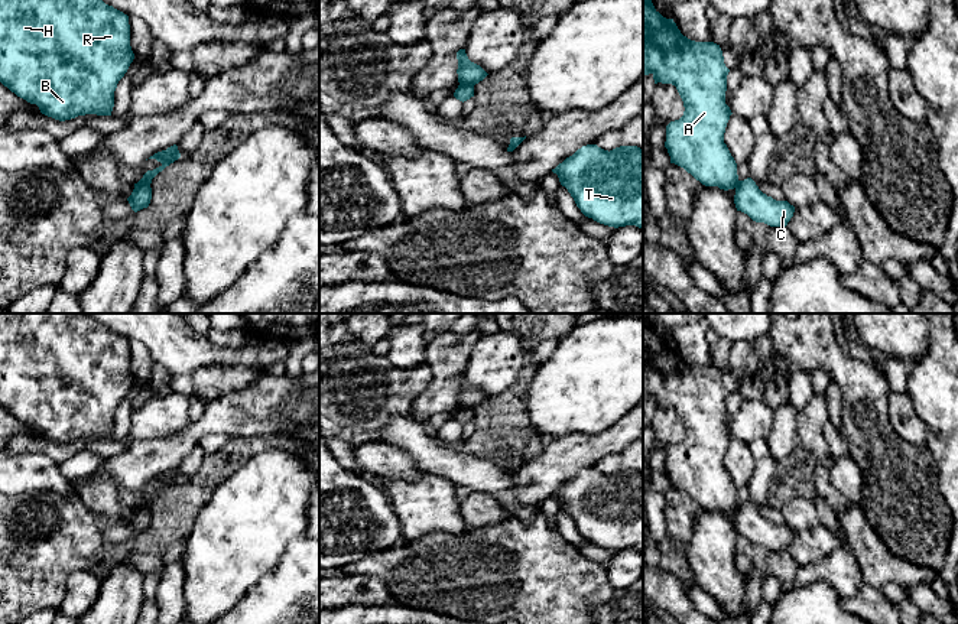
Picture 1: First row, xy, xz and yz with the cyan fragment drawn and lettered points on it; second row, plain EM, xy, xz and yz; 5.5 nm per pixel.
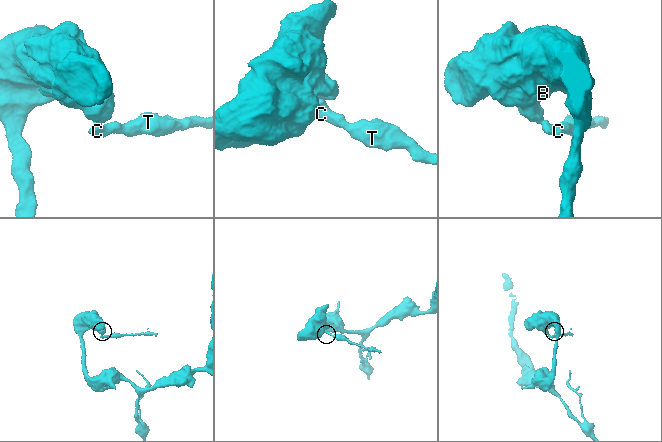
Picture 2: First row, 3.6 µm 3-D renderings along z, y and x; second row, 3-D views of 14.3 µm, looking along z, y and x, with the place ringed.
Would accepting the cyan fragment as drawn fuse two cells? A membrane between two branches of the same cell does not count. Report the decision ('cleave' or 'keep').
cleave

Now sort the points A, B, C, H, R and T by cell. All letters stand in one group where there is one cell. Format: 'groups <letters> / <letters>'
groups A B H R / C T

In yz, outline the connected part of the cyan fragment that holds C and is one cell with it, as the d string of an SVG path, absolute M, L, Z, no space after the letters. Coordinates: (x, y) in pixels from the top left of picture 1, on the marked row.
M751 178L738 182L734 204L737 211L770 227L786 227L795 212L787 201L776 201L763 194Z

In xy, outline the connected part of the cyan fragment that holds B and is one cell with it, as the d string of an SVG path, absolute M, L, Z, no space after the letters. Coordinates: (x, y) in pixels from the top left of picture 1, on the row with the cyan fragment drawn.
M0 0L0 82L17 97L36 104L48 117L65 121L85 114L111 116L114 91L133 59L129 16L103 0Z

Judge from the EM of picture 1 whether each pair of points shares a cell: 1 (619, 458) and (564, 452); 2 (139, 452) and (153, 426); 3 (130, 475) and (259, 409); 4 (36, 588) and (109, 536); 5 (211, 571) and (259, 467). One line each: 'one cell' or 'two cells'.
1: two cells
2: two cells
3: one cell
4: two cells
5: one cell

